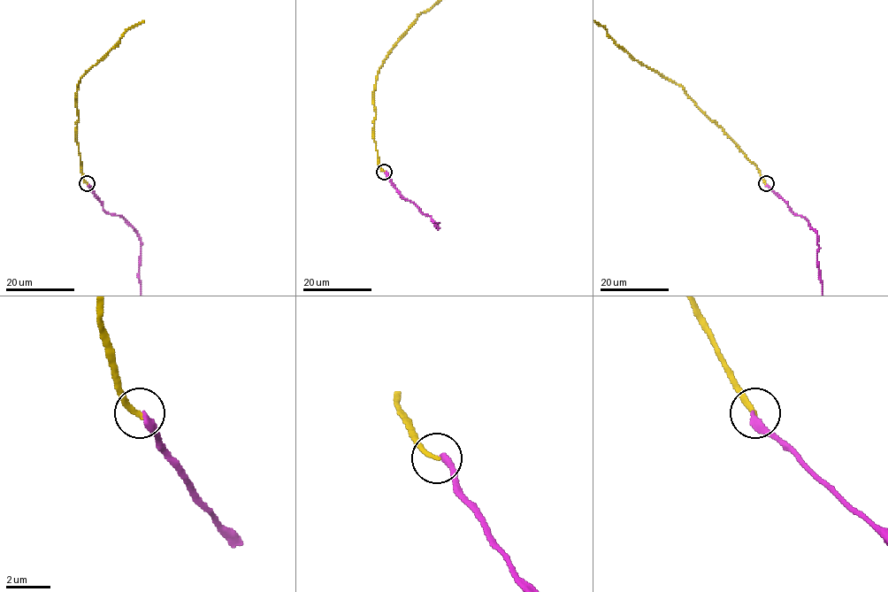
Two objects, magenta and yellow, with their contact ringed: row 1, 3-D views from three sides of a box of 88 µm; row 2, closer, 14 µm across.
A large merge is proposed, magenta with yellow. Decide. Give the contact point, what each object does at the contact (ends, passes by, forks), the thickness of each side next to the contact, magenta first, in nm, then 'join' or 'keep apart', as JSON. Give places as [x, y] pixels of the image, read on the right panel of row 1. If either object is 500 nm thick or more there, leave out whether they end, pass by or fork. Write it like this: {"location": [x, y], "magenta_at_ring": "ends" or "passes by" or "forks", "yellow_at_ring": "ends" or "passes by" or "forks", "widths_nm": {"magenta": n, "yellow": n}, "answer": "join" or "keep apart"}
{"location": [766, 183], "magenta_at_ring": "ends", "yellow_at_ring": "ends", "widths_nm": {"magenta": 360, "yellow": 240}, "answer": "keep apart"}

